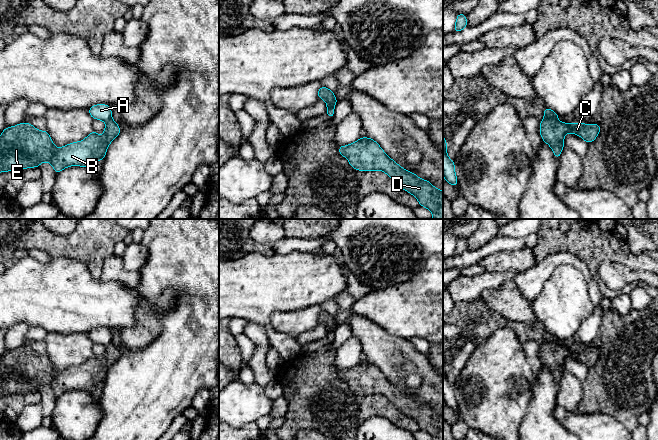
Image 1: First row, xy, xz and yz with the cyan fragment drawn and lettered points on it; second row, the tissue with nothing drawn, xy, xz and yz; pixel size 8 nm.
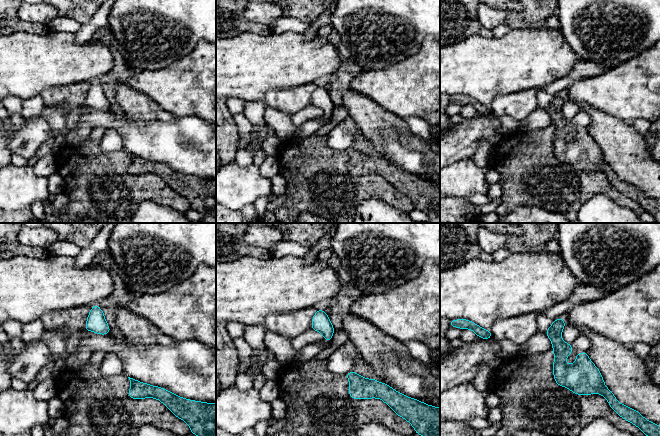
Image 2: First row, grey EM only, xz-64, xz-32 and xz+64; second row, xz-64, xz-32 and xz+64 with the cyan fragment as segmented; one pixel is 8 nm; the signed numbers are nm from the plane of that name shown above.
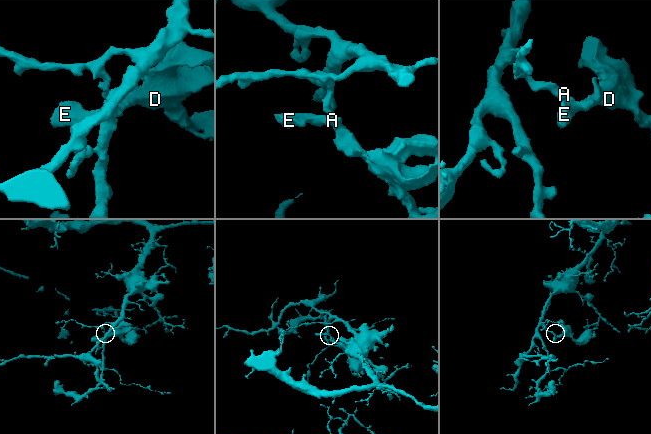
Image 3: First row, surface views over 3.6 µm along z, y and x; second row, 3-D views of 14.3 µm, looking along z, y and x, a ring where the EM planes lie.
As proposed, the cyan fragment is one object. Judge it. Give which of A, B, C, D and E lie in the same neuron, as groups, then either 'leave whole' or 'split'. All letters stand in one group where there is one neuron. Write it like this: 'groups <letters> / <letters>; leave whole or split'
groups A / B C D E; split

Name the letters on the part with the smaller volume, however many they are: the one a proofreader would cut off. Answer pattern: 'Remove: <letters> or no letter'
Remove: B, C, D, E

